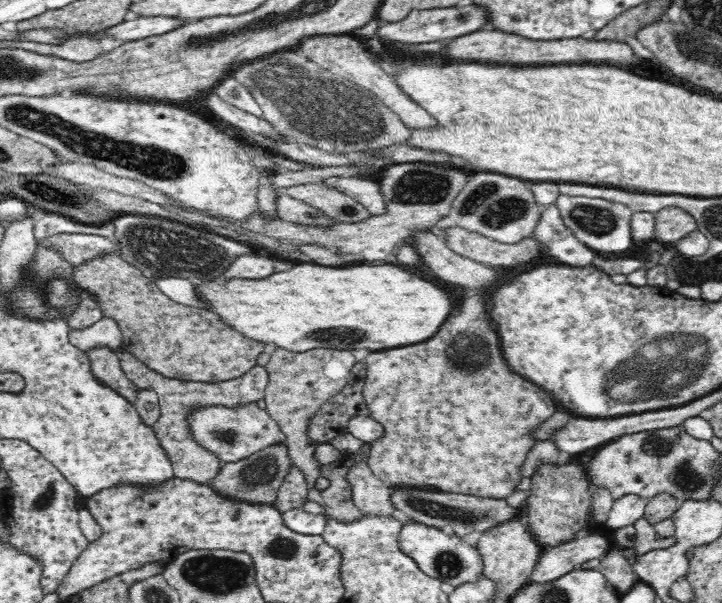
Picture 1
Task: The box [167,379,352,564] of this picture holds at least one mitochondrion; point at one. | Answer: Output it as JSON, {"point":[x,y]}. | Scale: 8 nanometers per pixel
{"point":[264,470]}

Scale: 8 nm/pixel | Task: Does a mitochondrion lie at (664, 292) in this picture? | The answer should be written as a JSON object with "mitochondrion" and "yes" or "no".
{"mitochondrion":"no"}

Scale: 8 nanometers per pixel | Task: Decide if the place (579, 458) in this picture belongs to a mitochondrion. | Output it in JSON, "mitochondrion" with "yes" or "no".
{"mitochondrion":"no"}

